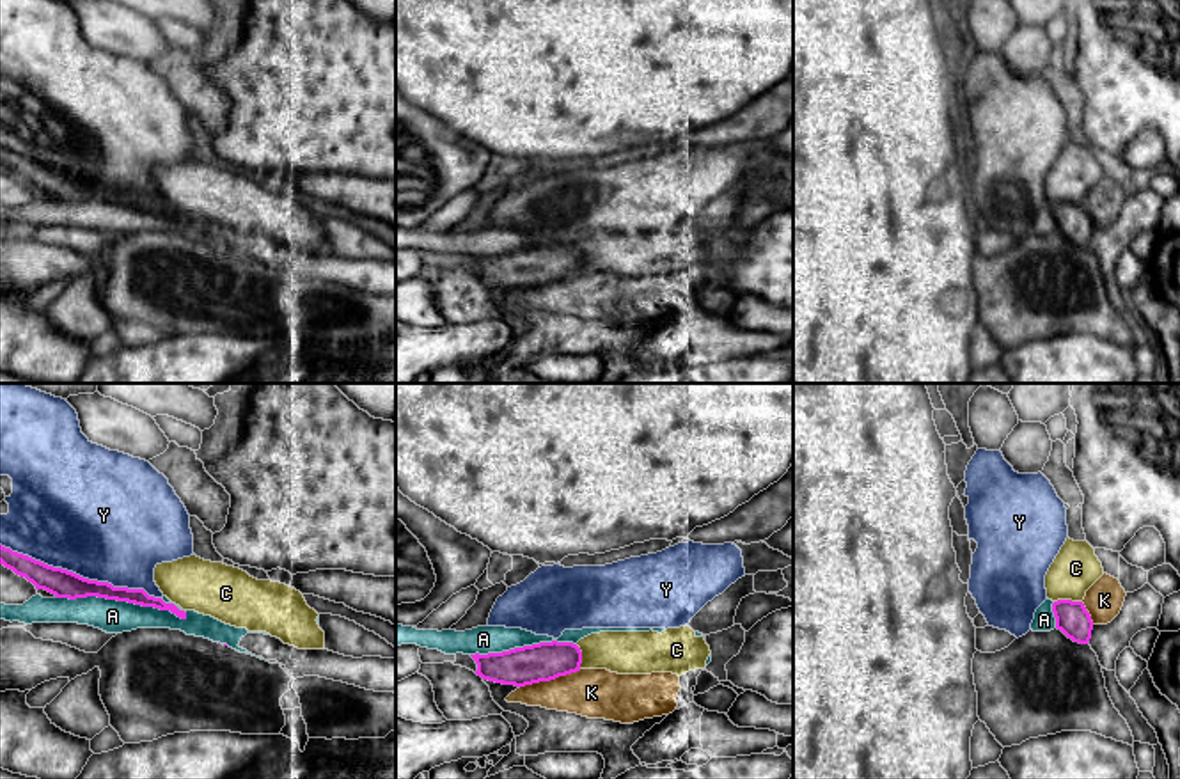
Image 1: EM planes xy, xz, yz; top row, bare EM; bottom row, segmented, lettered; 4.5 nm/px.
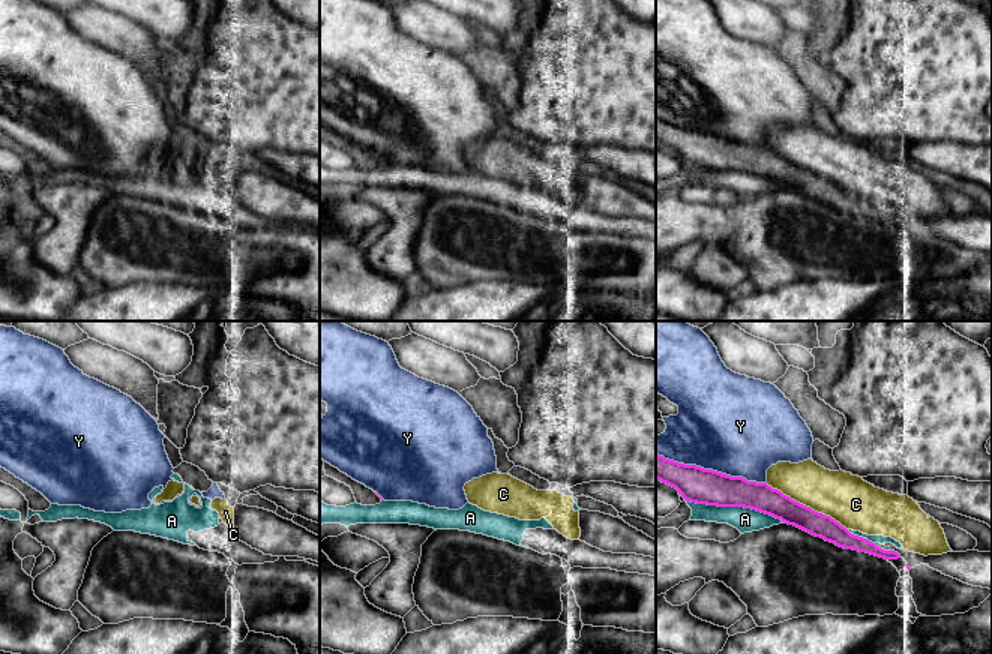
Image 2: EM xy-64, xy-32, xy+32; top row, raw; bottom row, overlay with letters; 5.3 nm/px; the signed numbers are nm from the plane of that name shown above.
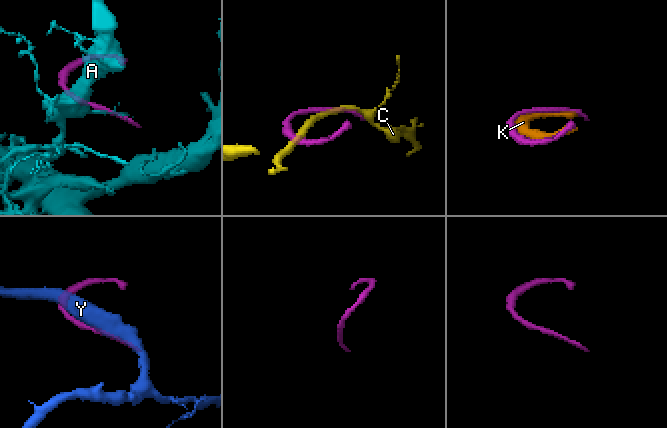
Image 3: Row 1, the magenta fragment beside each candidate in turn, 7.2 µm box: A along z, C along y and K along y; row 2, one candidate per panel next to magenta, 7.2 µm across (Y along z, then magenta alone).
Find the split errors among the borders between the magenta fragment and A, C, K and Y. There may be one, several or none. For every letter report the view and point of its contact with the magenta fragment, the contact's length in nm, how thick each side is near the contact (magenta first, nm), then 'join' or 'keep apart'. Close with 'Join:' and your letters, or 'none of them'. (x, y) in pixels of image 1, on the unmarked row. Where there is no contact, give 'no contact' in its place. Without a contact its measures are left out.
A: xy (123, 203) | 600 nm | 120/150 nm | keep apart
C: yz (1067, 203) | 130 nm | 150/220 nm | keep apart
K: xz (550, 281) | 300 nm | 180/220 nm | join
Y: xy (82, 180) | 800 nm | 130/500 nm | keep apart
Join: K

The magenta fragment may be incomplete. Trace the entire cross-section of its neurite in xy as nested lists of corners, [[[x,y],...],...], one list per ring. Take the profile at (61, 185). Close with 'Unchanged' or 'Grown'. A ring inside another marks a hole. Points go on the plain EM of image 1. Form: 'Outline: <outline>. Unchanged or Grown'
Outline: [[[2,147],[0,167],[12,172],[20,179],[25,179],[35,188],[35,192],[44,192],[57,201],[76,202],[98,199],[142,209],[154,209],[160,213],[170,213],[177,220],[186,222],[185,213],[179,213],[174,206],[165,206],[161,201],[149,199],[144,192],[114,190],[108,185],[89,183],[73,174],[53,170],[28,158],[12,154]]]. Unchanged

